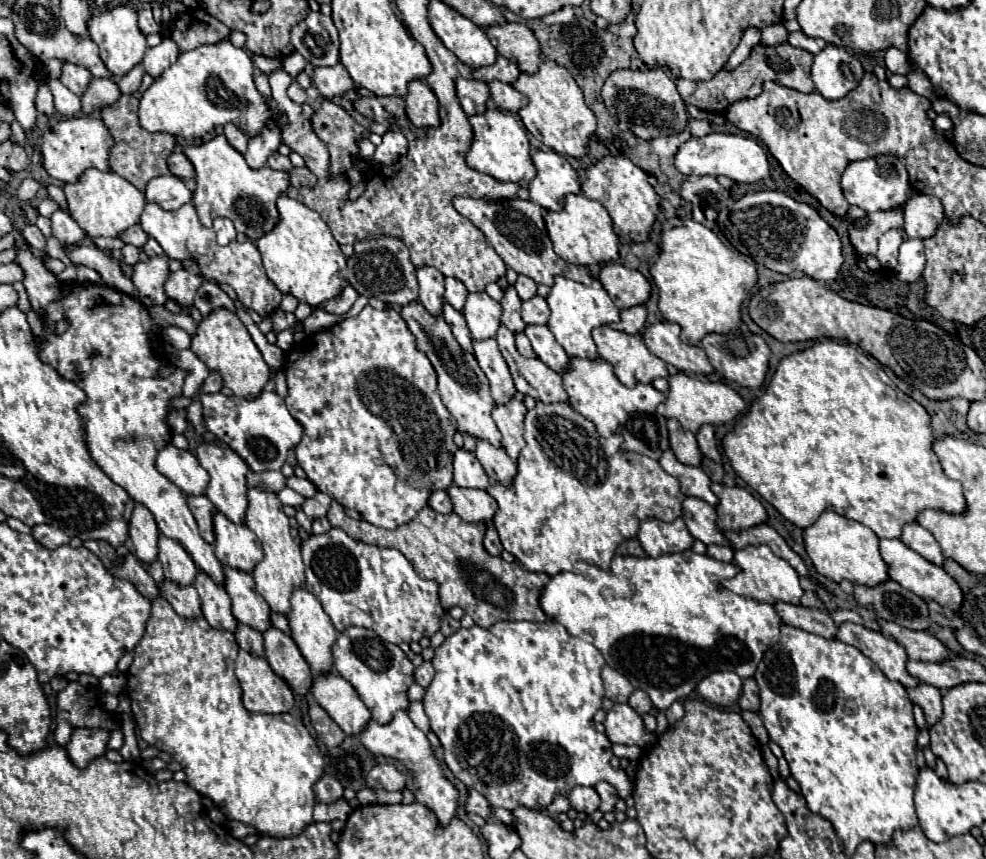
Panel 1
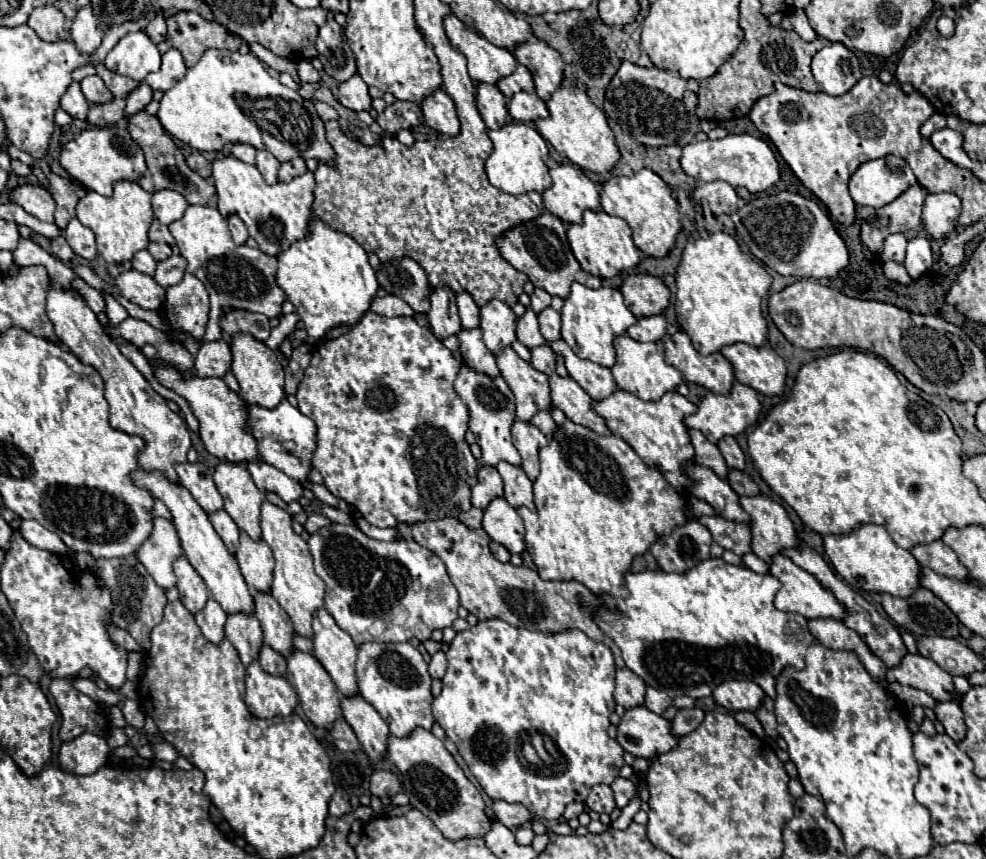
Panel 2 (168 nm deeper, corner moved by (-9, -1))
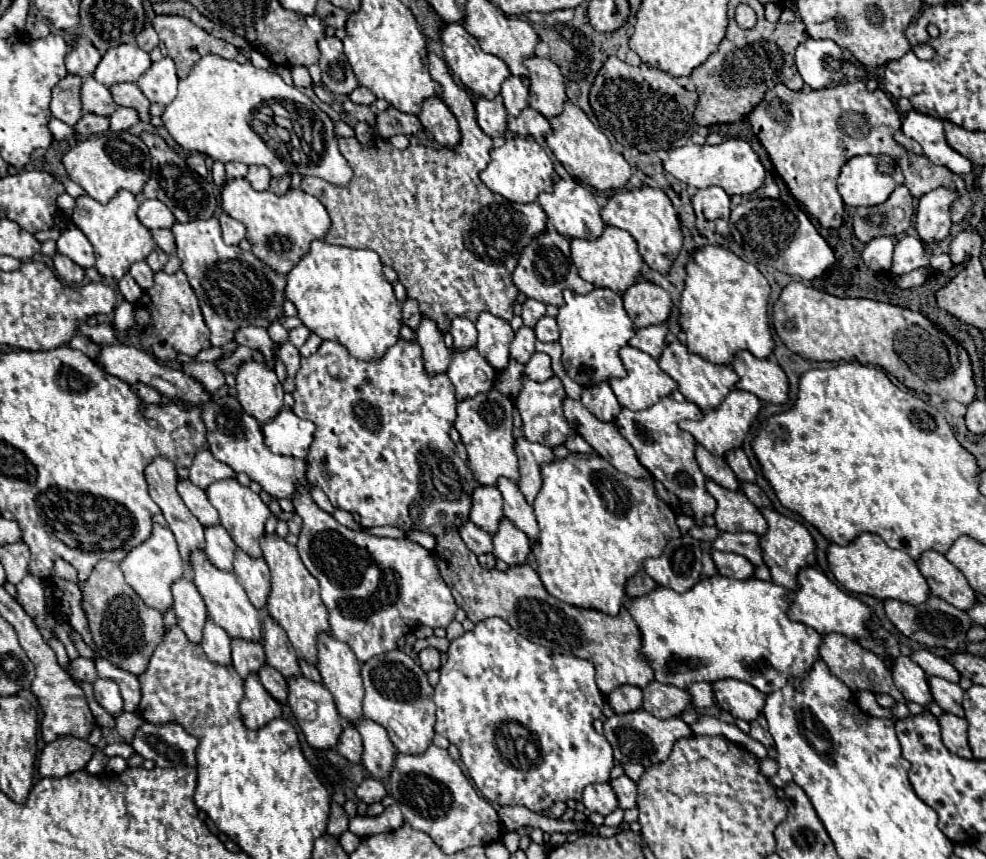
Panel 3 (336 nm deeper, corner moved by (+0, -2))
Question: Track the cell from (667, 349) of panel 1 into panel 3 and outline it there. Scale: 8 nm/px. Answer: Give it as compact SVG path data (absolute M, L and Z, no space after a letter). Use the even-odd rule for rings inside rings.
M680 342L668 344L668 346L664 348L658 364L660 364L660 368L662 368L670 378L676 380L678 390L684 394L684 398L686 398L688 402L694 402L696 406L700 406L704 412L718 408L718 406L722 404L722 400L736 388L736 382L740 380L732 366L712 364L712 362L704 360L702 356L688 352L688 348L686 348L684 344L680 344Z

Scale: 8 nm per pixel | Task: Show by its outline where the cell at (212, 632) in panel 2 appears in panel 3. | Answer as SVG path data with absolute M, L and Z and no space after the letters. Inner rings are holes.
M212 620L206 622L204 626L204 638L202 638L202 650L206 652L206 656L220 666L230 666L232 664L232 656L230 656L230 638L228 634L216 626Z

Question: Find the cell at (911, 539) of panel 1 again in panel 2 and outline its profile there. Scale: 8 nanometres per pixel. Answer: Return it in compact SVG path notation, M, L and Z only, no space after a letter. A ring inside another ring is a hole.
M933 541L927 545L915 545L911 549L911 555L921 563L931 567L939 575L947 577L957 577L957 579L967 579L967 569L959 563L957 555L941 541Z

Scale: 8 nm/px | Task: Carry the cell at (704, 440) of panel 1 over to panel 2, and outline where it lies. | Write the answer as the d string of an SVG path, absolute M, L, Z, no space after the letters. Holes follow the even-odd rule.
M723 437L719 443L717 443L725 463L731 467L731 469L743 469L745 467L745 455L743 451L739 449L737 441L733 437Z

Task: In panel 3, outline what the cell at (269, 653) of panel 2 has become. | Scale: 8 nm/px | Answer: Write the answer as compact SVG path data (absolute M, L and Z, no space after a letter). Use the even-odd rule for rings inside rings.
M262 666L262 668L258 670L258 678L260 678L262 686L268 690L268 694L270 694L276 702L286 704L286 698L288 698L288 682L286 682L286 678L284 678L280 672L276 672L276 670L270 668L270 666Z

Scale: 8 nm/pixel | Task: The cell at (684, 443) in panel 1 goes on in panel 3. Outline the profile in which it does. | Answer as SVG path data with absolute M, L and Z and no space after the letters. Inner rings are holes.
M698 444L696 446L696 460L698 460L700 470L704 472L704 476L708 480L712 480L712 482L716 482L716 484L720 484L732 492L740 490L740 482L724 458L712 456L706 448L700 448L700 444Z

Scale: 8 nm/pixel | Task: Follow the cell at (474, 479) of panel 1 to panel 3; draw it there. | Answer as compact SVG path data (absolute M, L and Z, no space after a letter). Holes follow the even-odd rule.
M478 486L472 494L470 522L474 522L478 528L482 528L492 536L496 534L502 518L504 518L504 512L502 512L500 490L496 486Z

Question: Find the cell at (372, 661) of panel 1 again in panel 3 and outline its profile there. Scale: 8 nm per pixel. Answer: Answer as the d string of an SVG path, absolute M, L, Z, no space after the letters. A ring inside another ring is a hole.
M402 650L384 652L380 656L374 656L362 666L362 678L364 678L364 718L380 724L386 728L388 736L392 738L394 746L402 754L424 754L426 748L432 744L434 738L434 688L428 684L426 672ZM402 726L402 738L400 730Z

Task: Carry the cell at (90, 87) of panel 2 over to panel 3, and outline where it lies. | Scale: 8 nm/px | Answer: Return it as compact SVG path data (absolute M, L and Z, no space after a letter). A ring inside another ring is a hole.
M92 76L82 84L82 110L98 116L112 116L118 104L112 100L112 94L106 86L98 84Z

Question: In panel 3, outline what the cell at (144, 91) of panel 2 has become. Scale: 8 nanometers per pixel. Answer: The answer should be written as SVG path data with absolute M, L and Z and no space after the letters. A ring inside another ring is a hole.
M118 108L110 116L110 130L112 132L122 132L122 130L128 130L128 128L136 126L138 122L140 122L140 118L136 116L136 112L132 112L132 108Z

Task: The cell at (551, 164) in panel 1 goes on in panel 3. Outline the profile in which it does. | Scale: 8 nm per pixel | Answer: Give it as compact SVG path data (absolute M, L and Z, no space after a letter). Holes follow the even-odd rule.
M558 180L554 182L554 192L552 194L540 194L538 198L540 206L544 208L548 220L552 222L552 226L566 238L574 240L574 238L582 238L582 240L596 240L602 236L604 232L604 222L600 218L600 206L594 198L594 194L584 188L582 184L578 184L576 180Z

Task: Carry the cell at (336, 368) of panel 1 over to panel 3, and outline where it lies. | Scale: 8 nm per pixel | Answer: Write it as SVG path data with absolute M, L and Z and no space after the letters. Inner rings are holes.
M400 338L392 348L388 348L388 352L384 354L382 360L378 362L362 362L356 360L348 354L348 350L336 342L322 342L322 346L318 348L316 354L302 358L302 366L296 374L296 390L292 392L294 396L294 408L292 412L300 418L306 418L310 422L316 424L316 434L314 434L314 442L310 446L308 452L308 480L322 488L324 494L330 498L330 502L334 504L334 508L346 510L346 512L358 512L360 514L360 522L362 526L398 526L404 530L420 530L420 532L428 532L432 536L442 536L448 530L458 530L464 522L468 522L468 514L472 508L472 492L476 488L476 480L470 472L470 468L466 466L466 462L462 462L456 454L456 446L450 440L450 428L454 426L456 420L456 394L452 388L452 382L448 380L446 374L438 374L438 376L428 376L424 372L424 362L422 362L422 352L418 342L406 342L404 338Z

